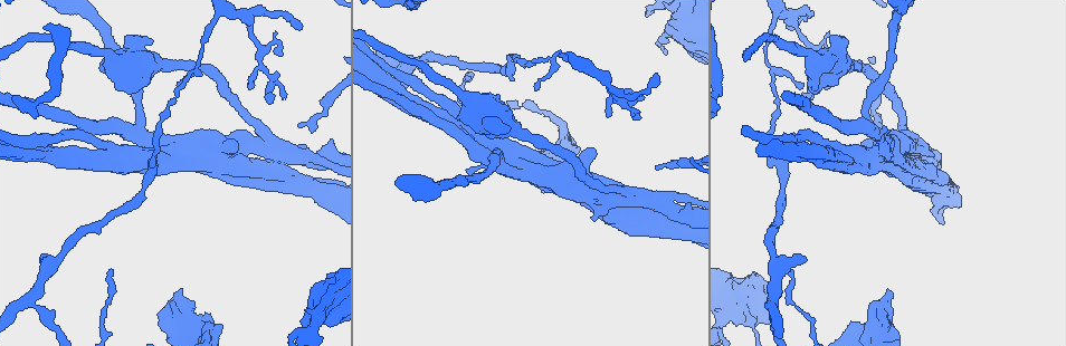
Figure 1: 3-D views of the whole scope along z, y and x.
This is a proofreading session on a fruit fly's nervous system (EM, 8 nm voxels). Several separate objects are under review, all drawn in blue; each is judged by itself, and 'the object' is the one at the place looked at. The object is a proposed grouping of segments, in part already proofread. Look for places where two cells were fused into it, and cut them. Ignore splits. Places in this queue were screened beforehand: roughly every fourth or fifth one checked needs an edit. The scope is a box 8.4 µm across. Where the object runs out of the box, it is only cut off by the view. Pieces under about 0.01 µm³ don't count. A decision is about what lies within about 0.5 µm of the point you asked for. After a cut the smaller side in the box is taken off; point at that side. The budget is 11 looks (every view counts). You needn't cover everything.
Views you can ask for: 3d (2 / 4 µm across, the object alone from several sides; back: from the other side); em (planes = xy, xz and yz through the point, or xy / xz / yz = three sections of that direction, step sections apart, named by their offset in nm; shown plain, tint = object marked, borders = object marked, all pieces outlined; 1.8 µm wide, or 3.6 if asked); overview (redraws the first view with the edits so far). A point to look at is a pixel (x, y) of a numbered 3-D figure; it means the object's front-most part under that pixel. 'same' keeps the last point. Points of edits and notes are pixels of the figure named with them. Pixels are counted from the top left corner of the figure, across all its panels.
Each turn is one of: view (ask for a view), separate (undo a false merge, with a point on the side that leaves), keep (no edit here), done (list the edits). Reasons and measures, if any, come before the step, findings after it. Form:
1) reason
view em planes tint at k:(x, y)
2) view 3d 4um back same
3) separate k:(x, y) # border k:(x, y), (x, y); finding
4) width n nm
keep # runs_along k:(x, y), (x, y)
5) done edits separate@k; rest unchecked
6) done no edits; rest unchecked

closes a loop
view em xy step 8 borders at 1:(835, 148)

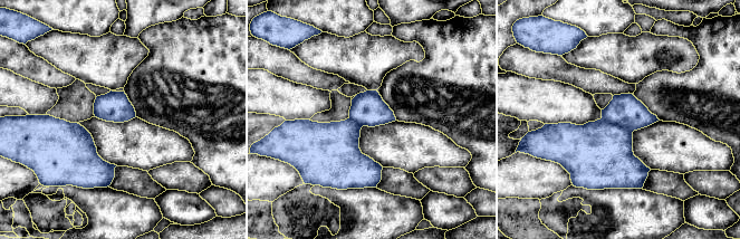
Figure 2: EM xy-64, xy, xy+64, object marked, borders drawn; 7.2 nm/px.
separate 2:(599, 154) # border 2:(601, 118), (621, 125), (632, 132); two cells meet here

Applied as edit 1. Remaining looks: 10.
thick turns thin
view em xz step 4 tint at 1:(96, 51)

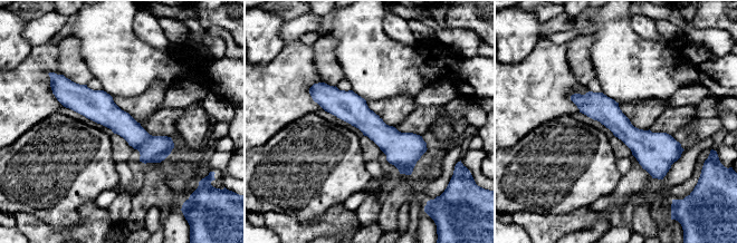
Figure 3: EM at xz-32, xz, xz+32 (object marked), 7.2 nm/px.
view em planes tint same

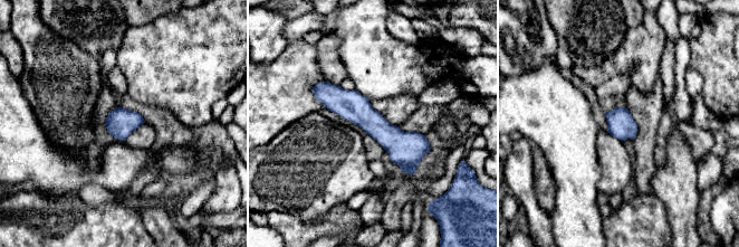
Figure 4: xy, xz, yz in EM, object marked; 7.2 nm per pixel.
keep # continuous, no second cell

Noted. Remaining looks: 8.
calibre changes
view 3d 4um at 1:(881, 320)

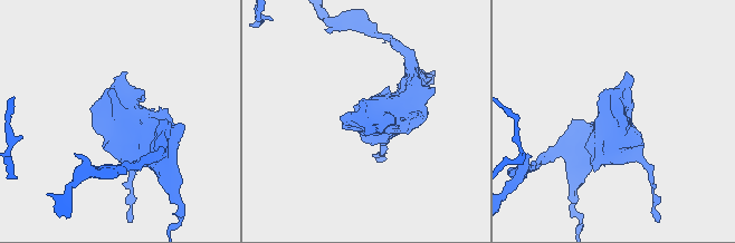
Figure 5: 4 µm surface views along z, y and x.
shape alone is not enough
view em planes borders at 5:(374, 114)

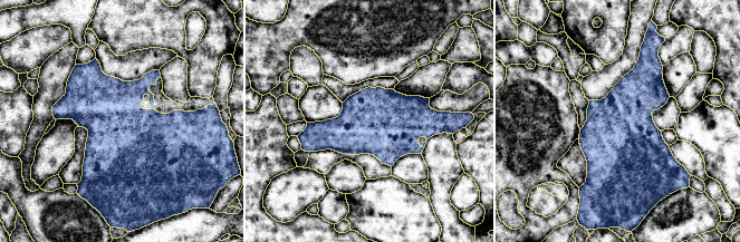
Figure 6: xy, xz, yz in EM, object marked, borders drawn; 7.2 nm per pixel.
keep # all the same cell

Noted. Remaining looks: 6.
thick turns thin
view 3d 2um at 1:(751, 326)

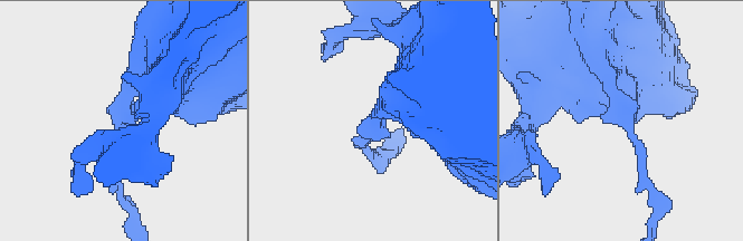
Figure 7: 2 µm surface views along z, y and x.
shape alone is not enough
view em planes plain at 7:(121, 125)

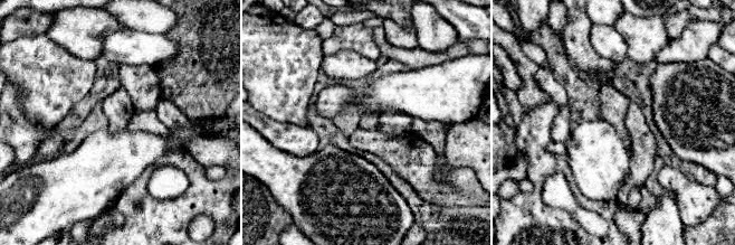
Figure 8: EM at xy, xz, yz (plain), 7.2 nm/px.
view em planes tint same

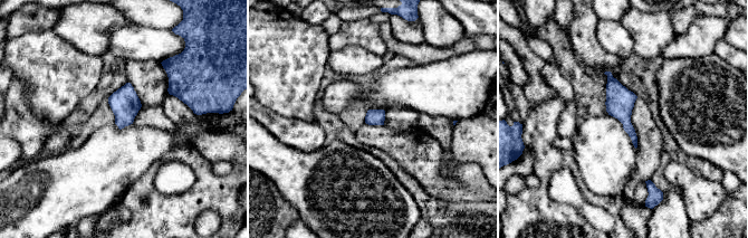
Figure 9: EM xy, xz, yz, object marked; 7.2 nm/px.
keep # continuous, no second cell

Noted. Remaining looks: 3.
done edits separate@2; rest unchecked

